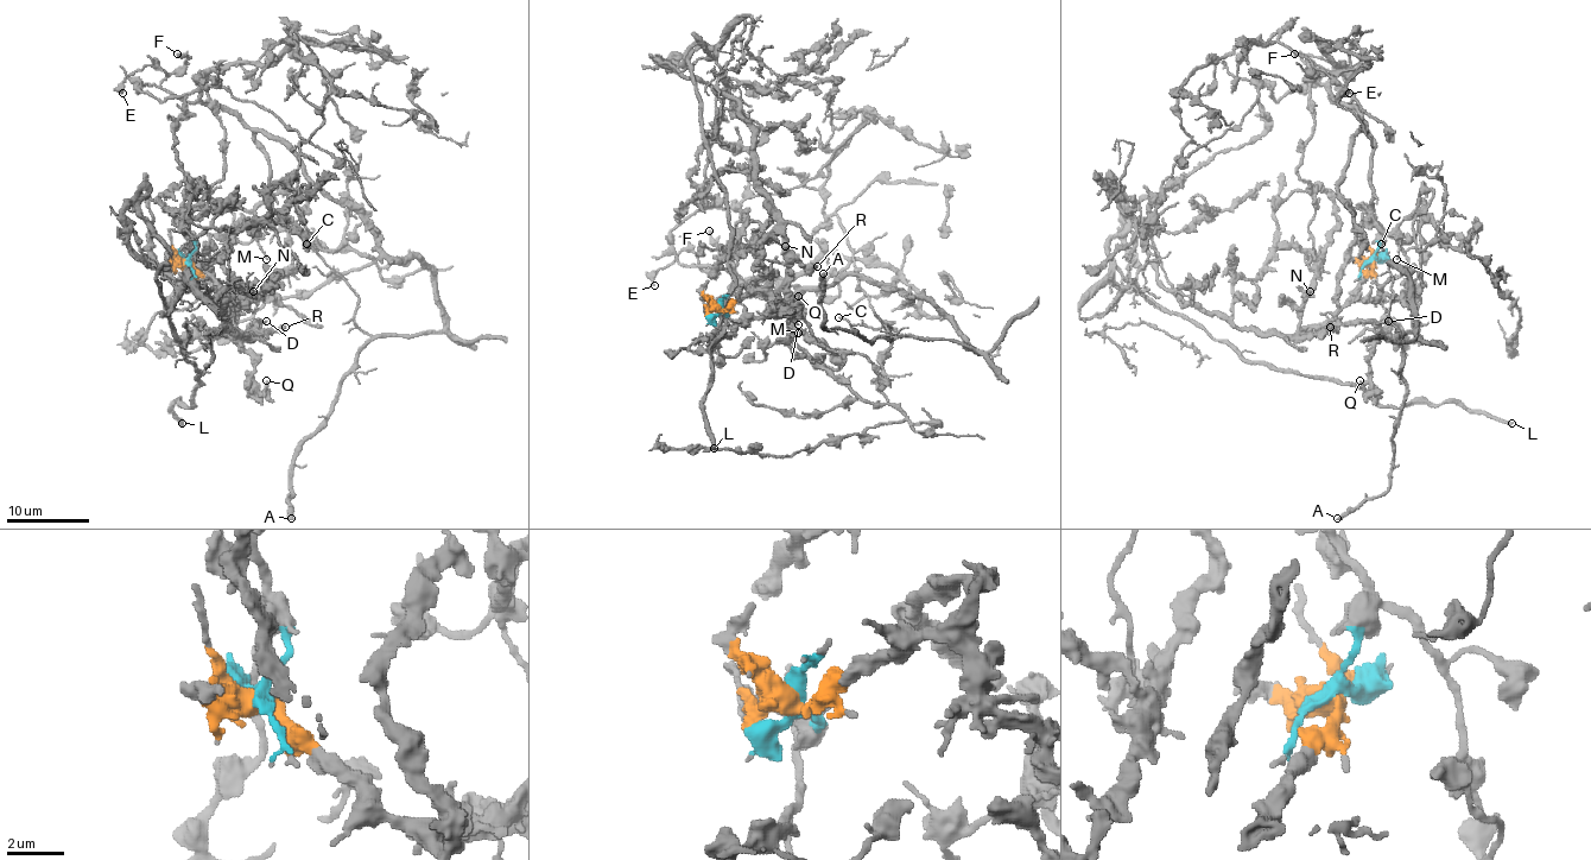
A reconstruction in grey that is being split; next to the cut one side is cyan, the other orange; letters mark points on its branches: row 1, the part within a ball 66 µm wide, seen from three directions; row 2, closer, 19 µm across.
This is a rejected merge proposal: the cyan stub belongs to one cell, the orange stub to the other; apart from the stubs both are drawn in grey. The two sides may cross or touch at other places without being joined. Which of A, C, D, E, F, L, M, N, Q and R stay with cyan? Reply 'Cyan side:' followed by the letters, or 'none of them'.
Cyan side: A, C, E, F, M

